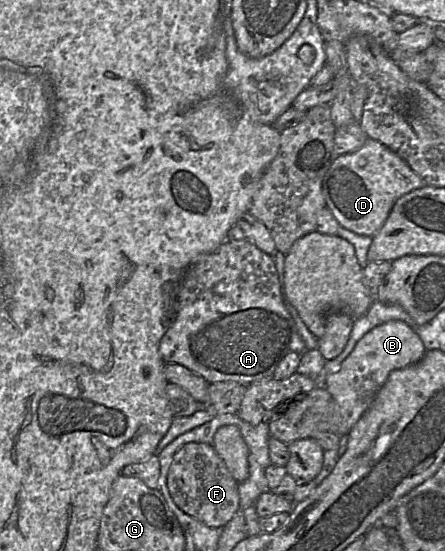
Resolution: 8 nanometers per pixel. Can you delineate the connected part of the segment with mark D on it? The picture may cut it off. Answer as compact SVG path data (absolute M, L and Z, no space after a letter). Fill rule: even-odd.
M368 138L358 151L335 158L323 180L323 193L326 206L341 226L359 235L374 237L398 199L425 185L399 155Z

